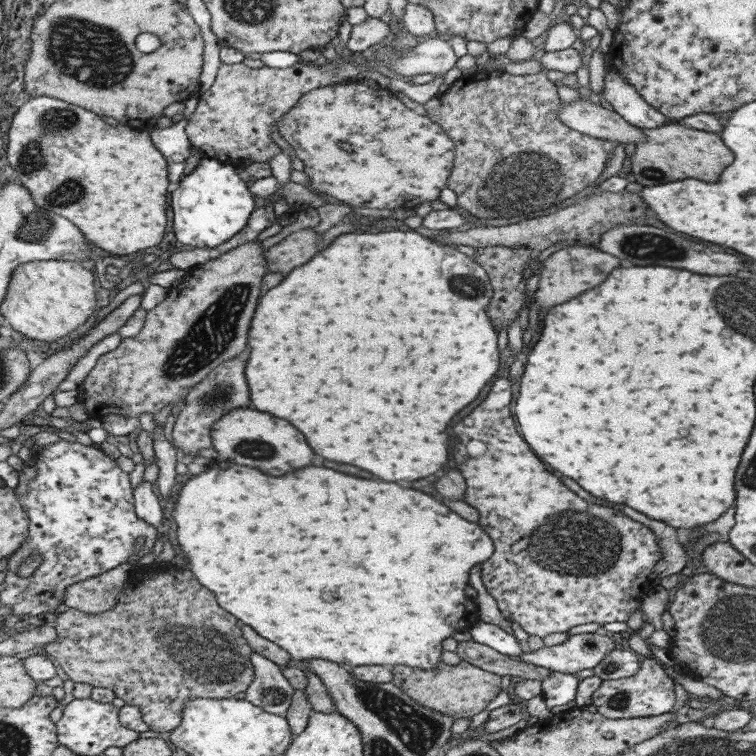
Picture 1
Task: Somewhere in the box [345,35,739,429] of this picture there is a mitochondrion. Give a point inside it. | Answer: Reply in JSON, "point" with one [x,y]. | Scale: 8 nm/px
{"point":[543,172]}

